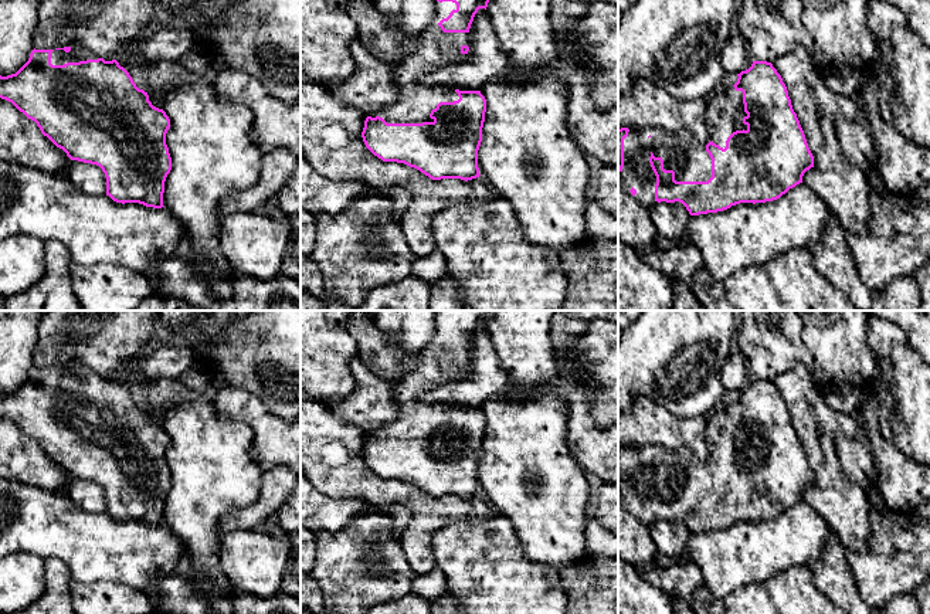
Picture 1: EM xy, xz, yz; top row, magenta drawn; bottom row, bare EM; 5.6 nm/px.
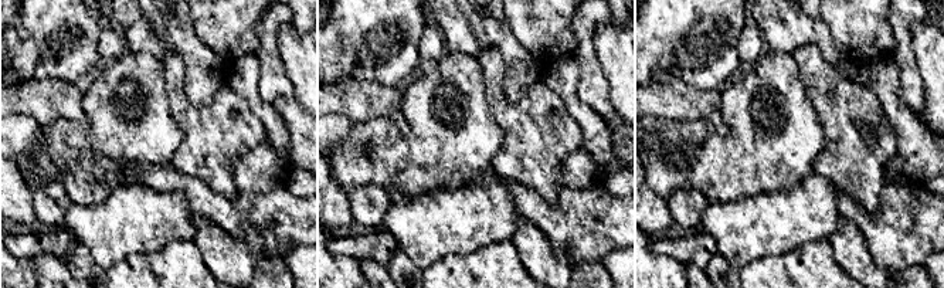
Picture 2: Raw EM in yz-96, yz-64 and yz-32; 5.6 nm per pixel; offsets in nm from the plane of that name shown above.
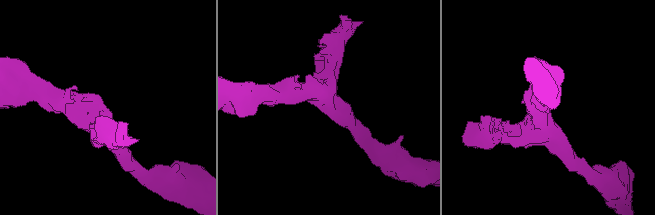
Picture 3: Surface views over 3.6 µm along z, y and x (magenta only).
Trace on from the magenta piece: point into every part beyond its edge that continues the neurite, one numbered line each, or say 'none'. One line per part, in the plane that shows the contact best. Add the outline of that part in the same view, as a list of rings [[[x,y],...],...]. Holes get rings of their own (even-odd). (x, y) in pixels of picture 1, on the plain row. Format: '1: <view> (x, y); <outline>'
1: yz (681, 470); [[[655,445],[628,447],[628,454],[624,457],[622,499],[627,510],[645,525],[651,526],[658,520],[655,518],[656,493],[649,481],[652,472],[663,478],[665,488],[675,489],[676,499],[707,499],[712,495],[712,476],[706,469],[706,462],[700,462],[689,448],[668,450]]]

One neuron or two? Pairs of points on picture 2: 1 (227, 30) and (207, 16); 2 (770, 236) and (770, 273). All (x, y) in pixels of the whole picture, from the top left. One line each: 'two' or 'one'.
1: one
2: two

